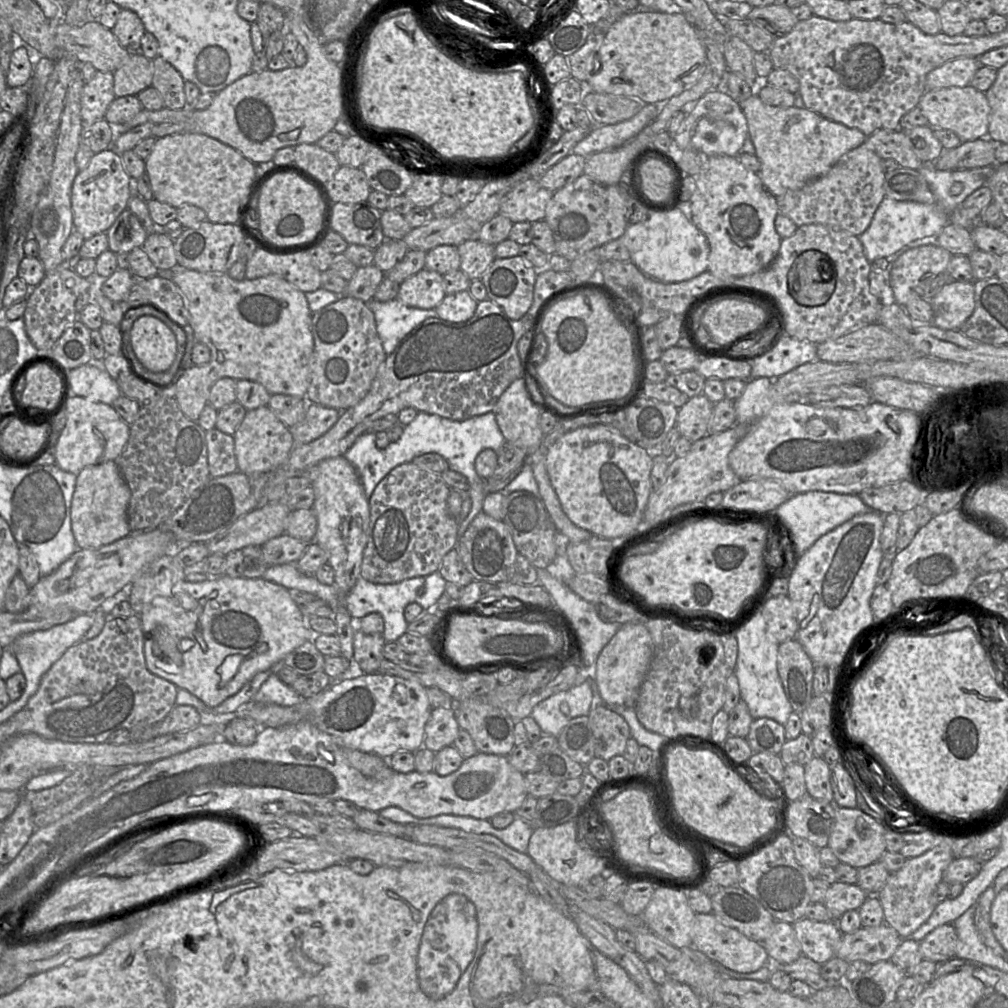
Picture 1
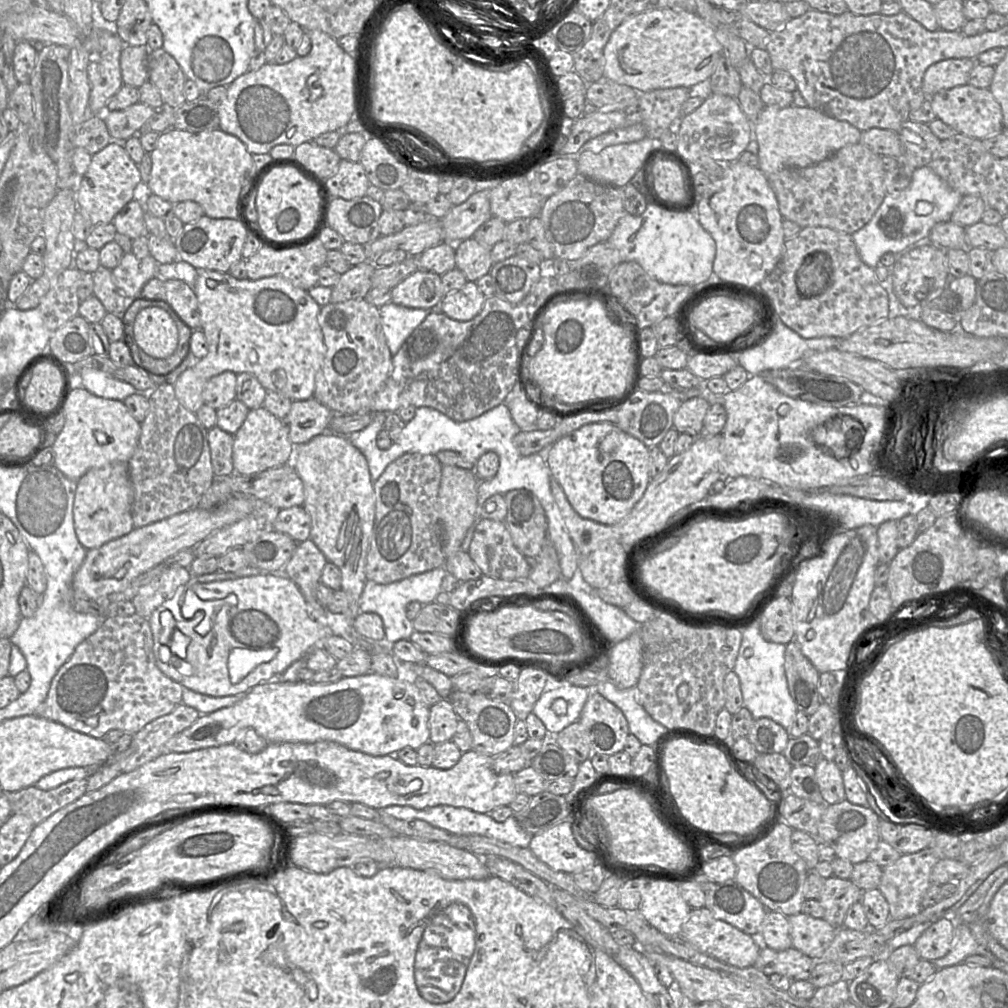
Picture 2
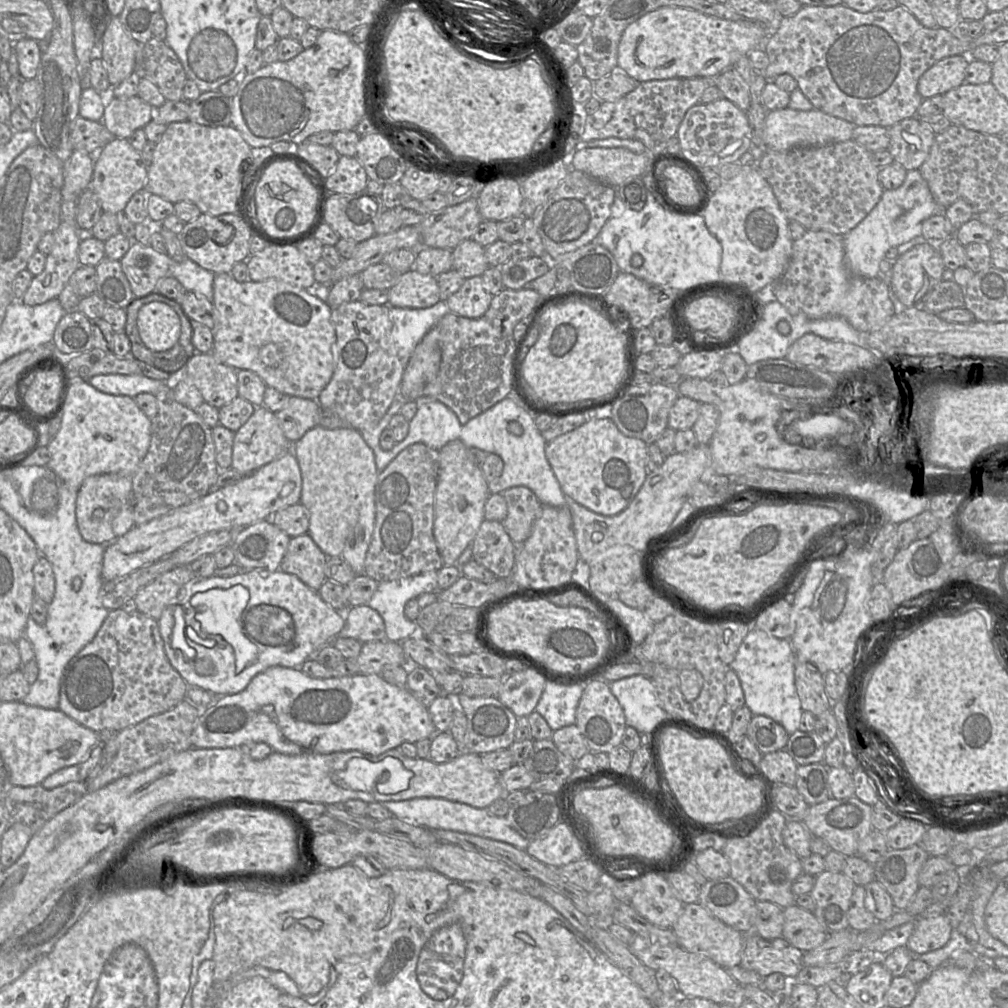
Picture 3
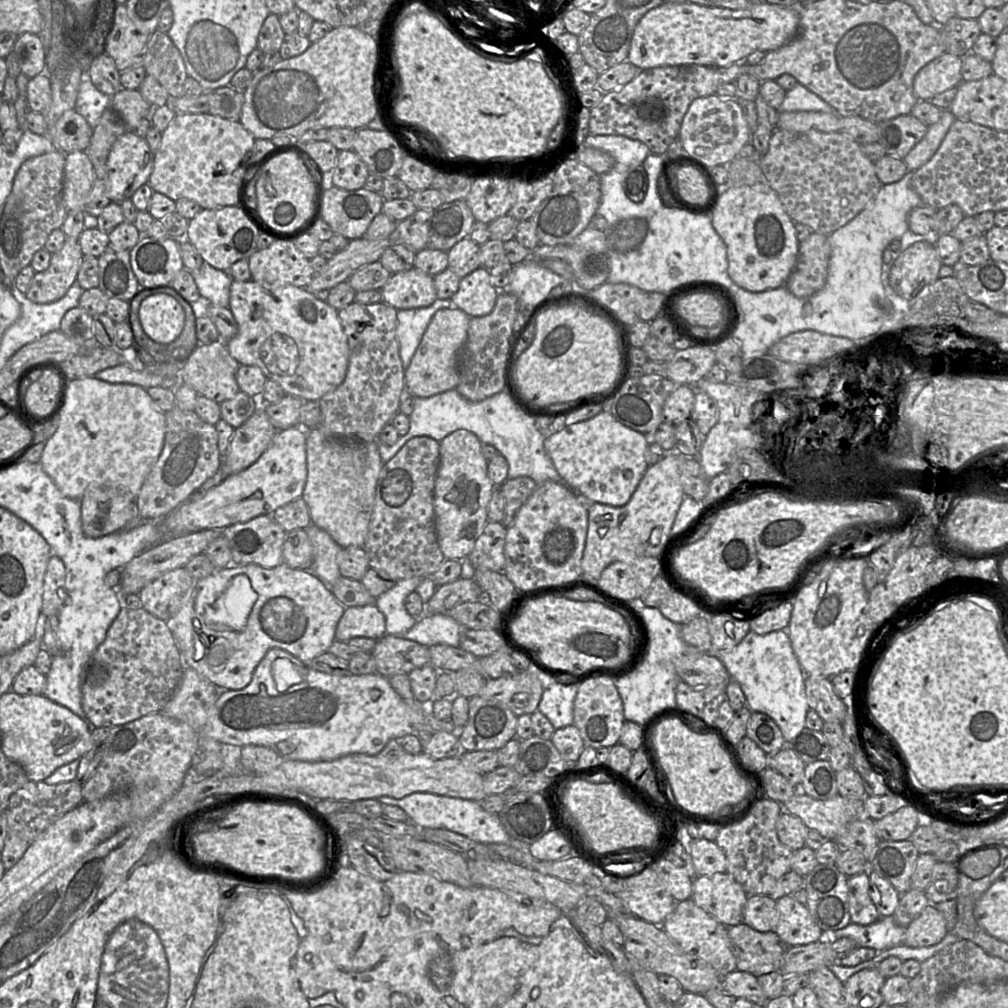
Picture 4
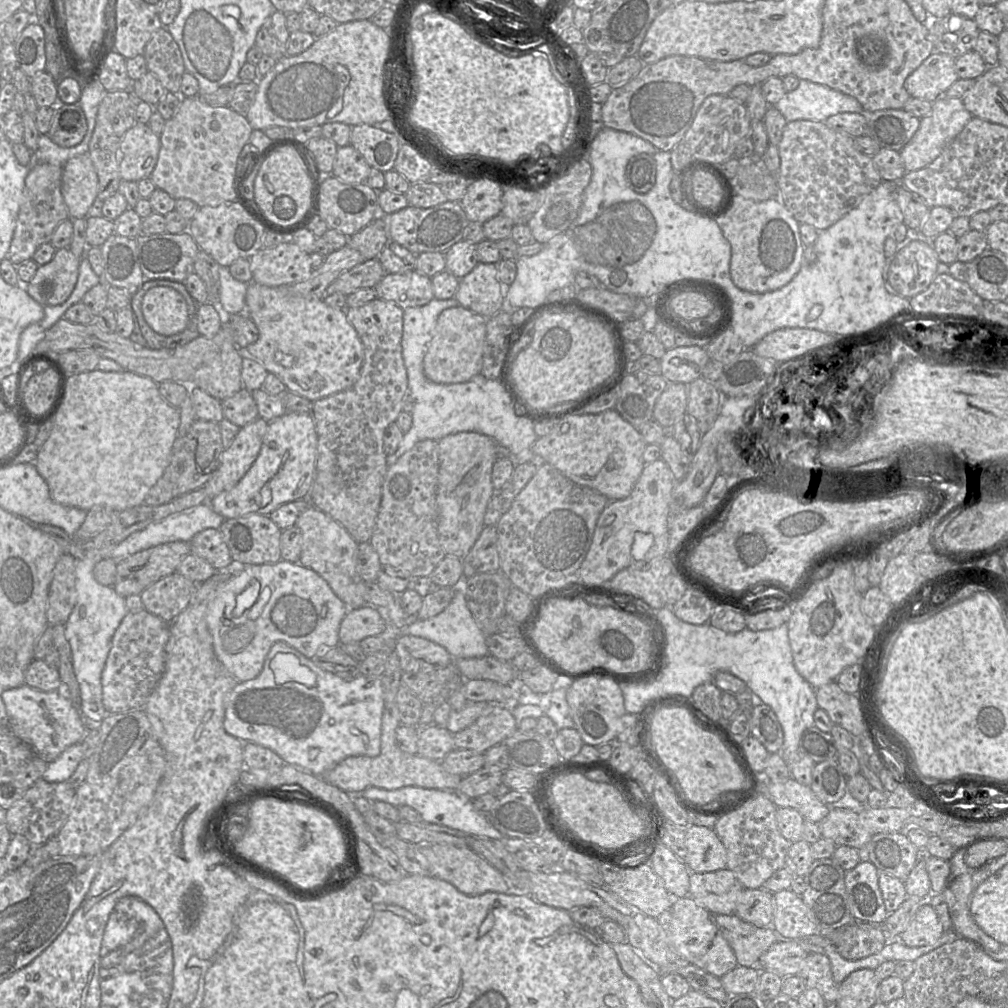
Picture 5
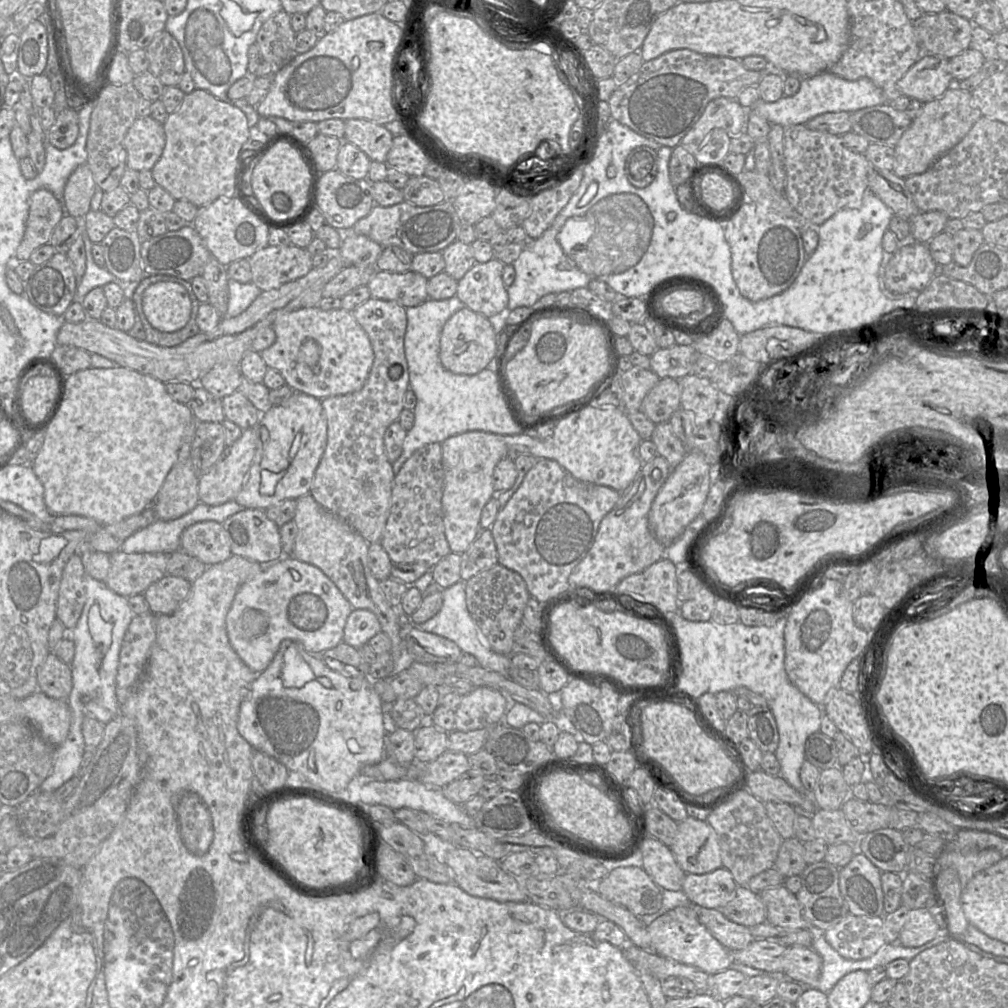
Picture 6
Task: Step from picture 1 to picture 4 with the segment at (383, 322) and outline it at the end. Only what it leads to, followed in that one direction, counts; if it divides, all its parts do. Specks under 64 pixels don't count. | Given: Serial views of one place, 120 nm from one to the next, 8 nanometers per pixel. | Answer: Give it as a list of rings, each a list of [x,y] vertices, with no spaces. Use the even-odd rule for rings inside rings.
[[[436,299],[428,307],[397,311],[397,330],[400,358],[406,369],[421,342],[421,339],[434,314],[445,308],[454,307],[451,299]]]

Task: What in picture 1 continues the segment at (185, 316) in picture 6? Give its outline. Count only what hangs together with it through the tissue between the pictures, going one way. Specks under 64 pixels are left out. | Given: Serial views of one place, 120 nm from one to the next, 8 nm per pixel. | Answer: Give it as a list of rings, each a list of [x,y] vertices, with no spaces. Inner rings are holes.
[[[144,315],[130,332],[130,345],[137,359],[147,370],[146,377],[156,378],[169,370],[176,359],[176,337],[159,318]]]

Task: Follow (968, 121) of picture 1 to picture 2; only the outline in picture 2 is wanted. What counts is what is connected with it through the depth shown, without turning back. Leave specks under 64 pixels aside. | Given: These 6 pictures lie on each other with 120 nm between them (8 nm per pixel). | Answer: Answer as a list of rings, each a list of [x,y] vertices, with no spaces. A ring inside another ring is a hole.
[[[965,84],[940,91],[929,99],[936,118],[952,127],[957,133],[984,139],[1003,130],[1002,109],[989,88],[977,88]]]

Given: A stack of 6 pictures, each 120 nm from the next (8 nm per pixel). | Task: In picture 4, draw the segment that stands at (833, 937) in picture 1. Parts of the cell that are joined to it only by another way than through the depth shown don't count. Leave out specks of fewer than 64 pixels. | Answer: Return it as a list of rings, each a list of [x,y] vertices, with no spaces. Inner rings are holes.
[[[791,895],[776,900],[777,919],[775,933],[788,946],[810,944],[824,938],[806,905]]]

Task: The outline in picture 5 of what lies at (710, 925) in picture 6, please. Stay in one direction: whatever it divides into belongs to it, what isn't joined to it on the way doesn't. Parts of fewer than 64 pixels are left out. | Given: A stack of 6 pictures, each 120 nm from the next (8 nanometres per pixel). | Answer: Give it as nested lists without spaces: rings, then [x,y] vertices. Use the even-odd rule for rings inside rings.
[[[735,913],[713,915],[713,920],[733,950],[739,966],[759,968],[760,957],[780,939],[773,928],[758,928]]]

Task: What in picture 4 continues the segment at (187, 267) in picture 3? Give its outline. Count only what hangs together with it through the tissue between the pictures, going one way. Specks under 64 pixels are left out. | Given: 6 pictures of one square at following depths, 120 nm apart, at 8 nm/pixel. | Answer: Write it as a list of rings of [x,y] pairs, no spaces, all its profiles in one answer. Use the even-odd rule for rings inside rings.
[[[204,262],[198,270],[191,272],[203,301],[203,305],[229,307],[230,287],[233,279],[228,271],[221,271]]]

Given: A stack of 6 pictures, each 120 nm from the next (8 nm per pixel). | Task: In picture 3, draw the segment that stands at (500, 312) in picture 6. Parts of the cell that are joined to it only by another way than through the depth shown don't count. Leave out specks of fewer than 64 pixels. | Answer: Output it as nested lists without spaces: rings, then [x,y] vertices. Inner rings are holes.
[[[474,276],[465,279],[460,289],[447,298],[446,304],[451,313],[480,318],[489,309],[493,296],[484,289],[482,277]]]

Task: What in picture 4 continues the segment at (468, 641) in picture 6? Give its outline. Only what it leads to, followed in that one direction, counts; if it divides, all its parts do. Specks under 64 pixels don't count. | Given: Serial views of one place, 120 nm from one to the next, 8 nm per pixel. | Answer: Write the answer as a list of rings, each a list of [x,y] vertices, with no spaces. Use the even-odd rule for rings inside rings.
[[[433,613],[433,614],[424,614],[420,618],[417,619],[415,625],[409,629],[408,631],[398,634],[395,636],[401,636],[401,638],[405,638],[414,642],[417,642],[421,645],[430,647],[436,644],[444,644],[452,647],[459,647],[461,634],[464,630],[473,630],[473,629],[464,629],[456,620],[445,613]]]

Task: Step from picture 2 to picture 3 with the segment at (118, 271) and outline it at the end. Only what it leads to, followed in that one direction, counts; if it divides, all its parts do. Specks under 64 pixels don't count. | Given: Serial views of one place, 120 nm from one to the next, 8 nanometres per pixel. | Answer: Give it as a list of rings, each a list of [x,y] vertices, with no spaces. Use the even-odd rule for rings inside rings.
[[[133,241],[120,263],[134,296],[143,298],[154,292],[155,286],[160,279],[169,275],[169,269],[173,261],[167,253],[159,253],[150,245],[142,245]]]

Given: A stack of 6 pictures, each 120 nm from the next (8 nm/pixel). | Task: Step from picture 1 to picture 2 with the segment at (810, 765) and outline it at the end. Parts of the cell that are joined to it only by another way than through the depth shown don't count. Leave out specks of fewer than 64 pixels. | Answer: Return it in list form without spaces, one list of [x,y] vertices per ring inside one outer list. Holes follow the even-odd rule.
[[[822,759],[815,767],[823,803],[833,805],[846,799],[842,771],[834,761]]]

